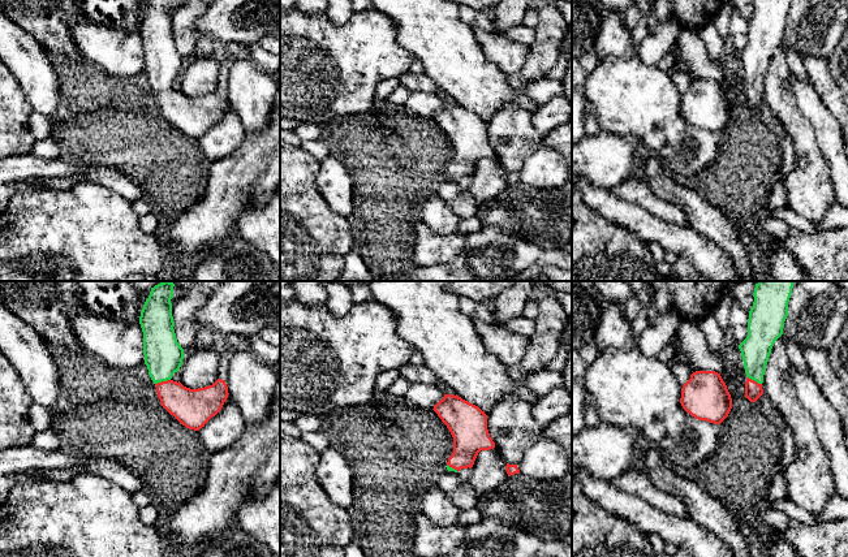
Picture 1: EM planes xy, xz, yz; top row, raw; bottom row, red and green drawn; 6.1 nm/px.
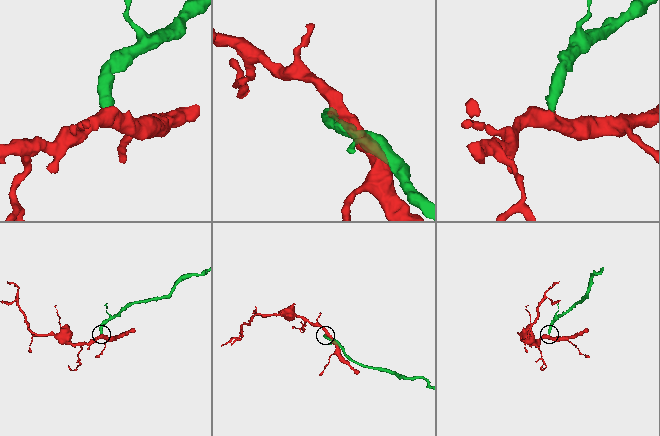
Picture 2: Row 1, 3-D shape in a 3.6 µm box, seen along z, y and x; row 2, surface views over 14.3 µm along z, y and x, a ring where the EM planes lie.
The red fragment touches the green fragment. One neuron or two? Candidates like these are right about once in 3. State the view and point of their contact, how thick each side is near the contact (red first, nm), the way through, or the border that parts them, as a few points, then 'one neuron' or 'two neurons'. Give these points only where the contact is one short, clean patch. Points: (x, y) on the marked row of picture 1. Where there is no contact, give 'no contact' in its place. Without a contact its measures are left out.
contact xy (162, 381); calibres 240 and 240 nm; way xy (193, 407), (185, 405), (162, 381), (163, 355); one neuron

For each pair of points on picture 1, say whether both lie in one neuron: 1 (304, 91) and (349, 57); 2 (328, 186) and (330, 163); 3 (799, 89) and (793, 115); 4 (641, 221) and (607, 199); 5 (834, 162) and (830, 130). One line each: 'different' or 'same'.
1: same
2: same
3: different
4: same
5: same

